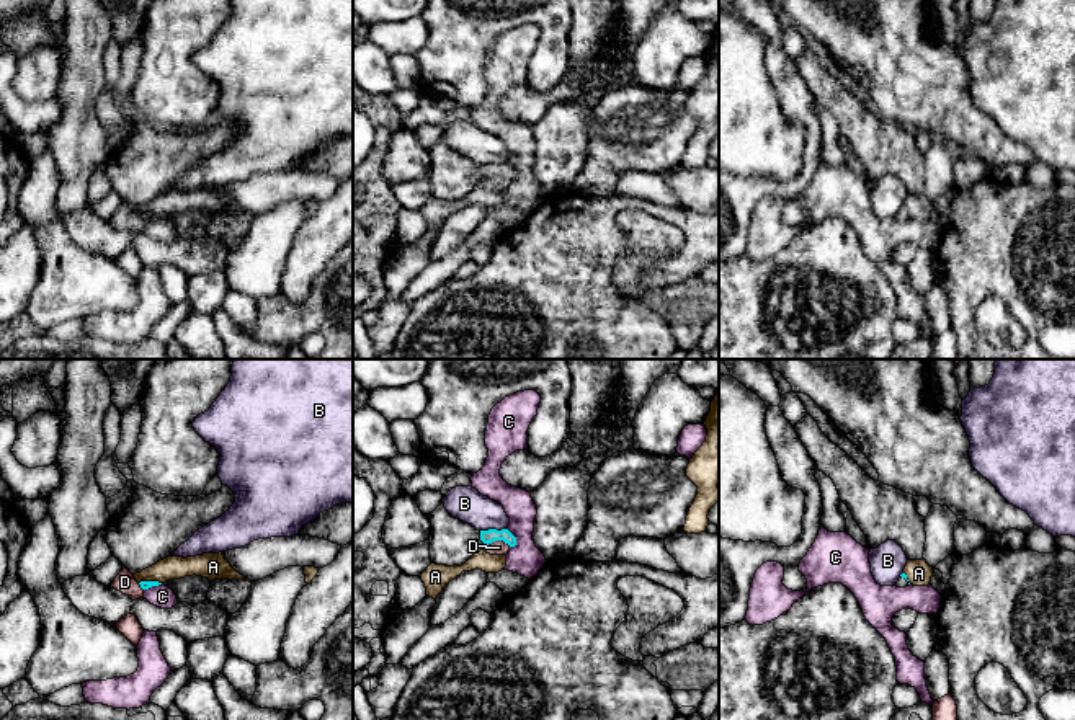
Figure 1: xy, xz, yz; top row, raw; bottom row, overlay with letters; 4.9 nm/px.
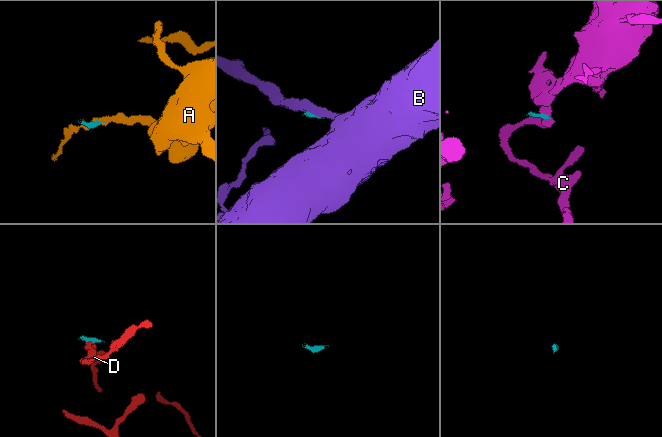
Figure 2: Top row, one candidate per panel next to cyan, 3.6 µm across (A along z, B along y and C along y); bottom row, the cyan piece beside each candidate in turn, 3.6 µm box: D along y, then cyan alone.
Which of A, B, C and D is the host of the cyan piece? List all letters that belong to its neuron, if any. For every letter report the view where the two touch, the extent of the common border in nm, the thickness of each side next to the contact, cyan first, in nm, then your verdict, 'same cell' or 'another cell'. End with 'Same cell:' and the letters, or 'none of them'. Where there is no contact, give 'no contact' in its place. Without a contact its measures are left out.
A: xy | 110 nm | 50/120 nm | another cell
B: xz | 140 nm | 70/170 nm | another cell
C: xz | 100 nm | 70/160 nm | another cell
D: xz | 120 nm | 70/80 nm | another cell
Same cell: none of them

